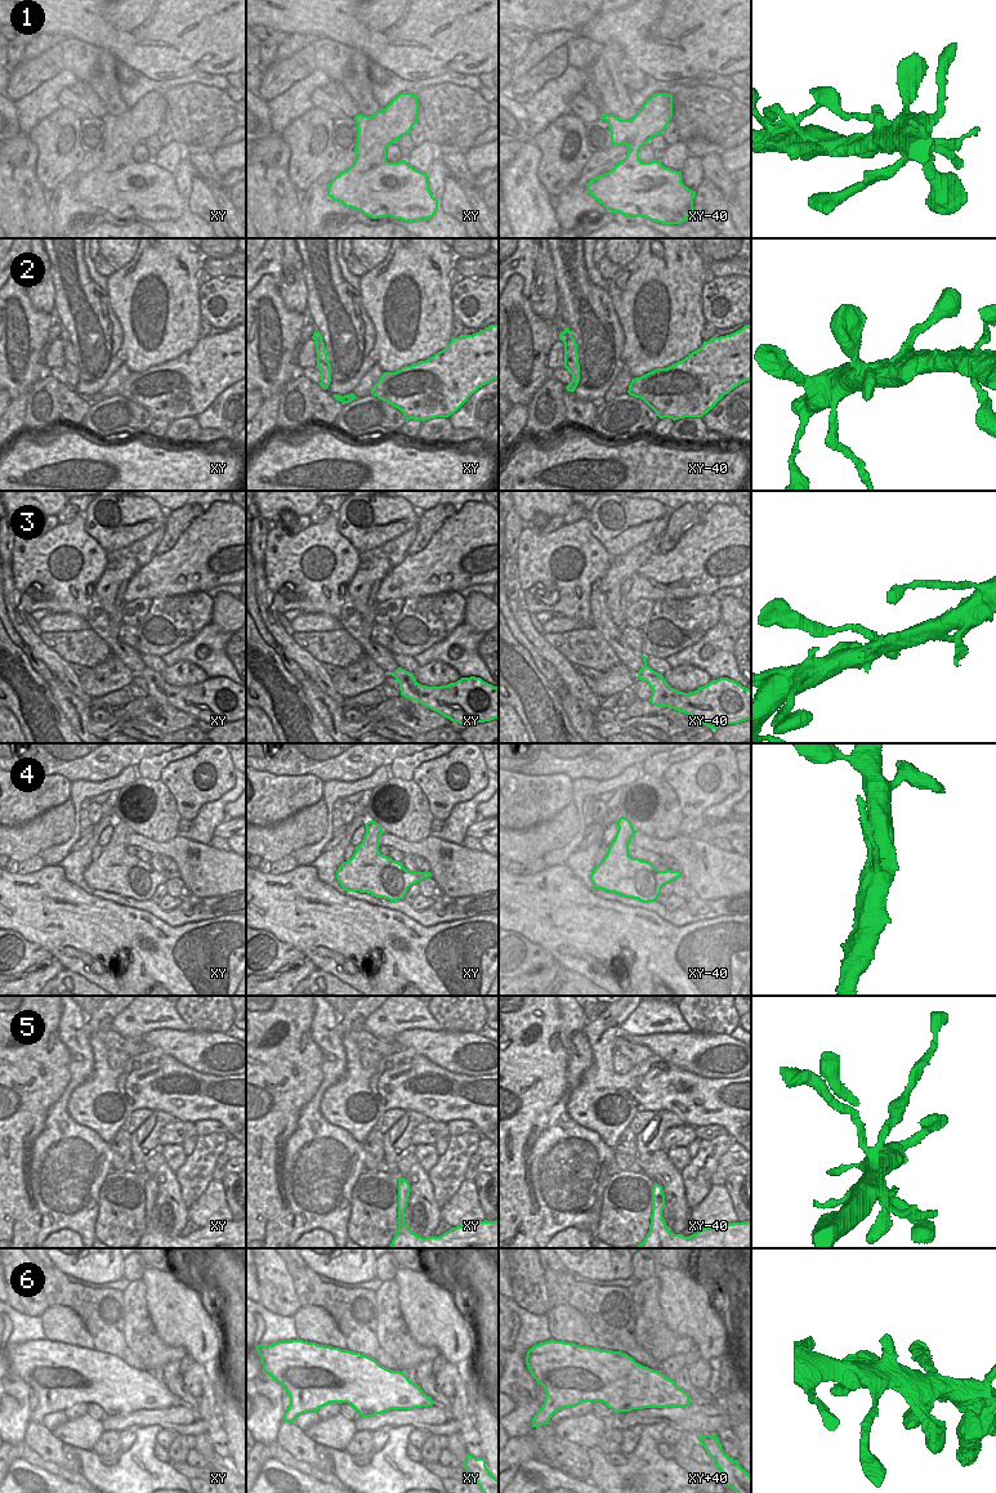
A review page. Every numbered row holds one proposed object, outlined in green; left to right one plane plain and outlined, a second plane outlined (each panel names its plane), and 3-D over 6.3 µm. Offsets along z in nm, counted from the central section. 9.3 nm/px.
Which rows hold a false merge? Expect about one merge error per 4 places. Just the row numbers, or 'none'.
5

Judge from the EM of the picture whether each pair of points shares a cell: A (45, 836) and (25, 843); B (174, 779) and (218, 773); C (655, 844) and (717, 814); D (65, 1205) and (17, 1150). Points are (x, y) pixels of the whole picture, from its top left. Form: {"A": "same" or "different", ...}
{"A": "same", "B": "same", "C": "different", "D": "different"}

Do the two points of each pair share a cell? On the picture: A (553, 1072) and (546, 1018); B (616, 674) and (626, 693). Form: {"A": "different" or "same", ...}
{"A": "same", "B": "different"}

